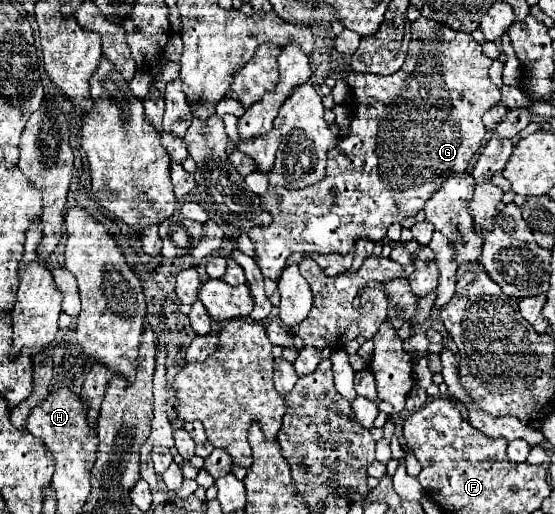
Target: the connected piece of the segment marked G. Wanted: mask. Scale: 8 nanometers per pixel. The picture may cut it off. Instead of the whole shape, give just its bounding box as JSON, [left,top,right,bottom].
[247,17,501,279]

